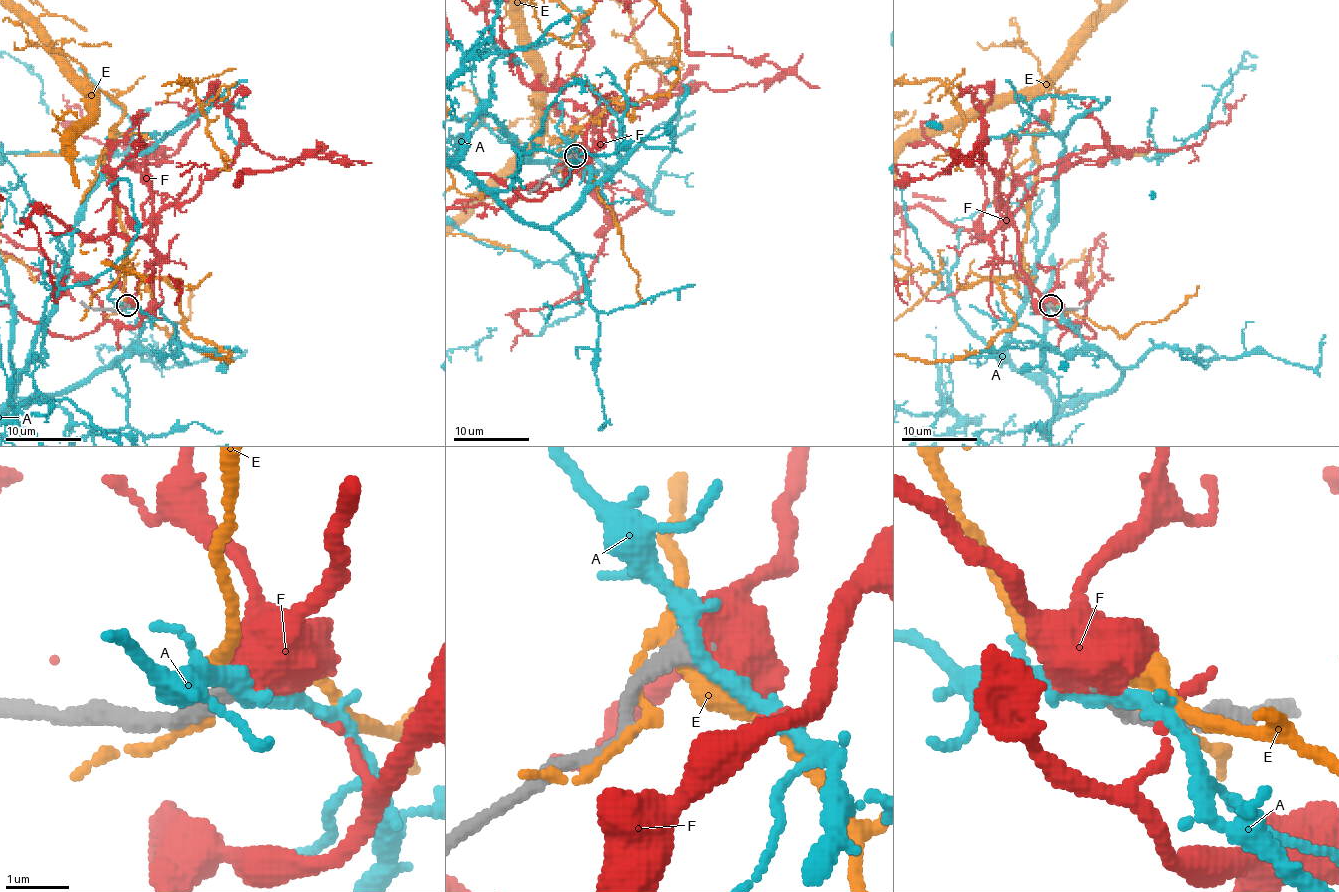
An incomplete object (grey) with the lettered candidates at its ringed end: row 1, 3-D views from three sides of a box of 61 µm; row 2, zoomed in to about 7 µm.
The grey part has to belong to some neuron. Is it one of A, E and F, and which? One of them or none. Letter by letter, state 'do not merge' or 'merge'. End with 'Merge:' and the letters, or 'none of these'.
A: do not merge
E: do not merge
F: merge
Merge: F

